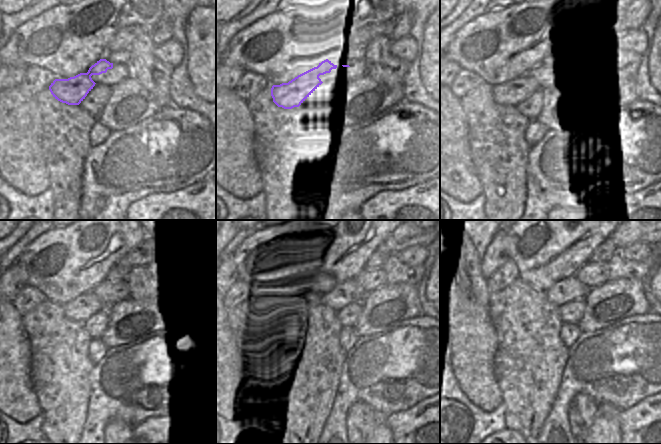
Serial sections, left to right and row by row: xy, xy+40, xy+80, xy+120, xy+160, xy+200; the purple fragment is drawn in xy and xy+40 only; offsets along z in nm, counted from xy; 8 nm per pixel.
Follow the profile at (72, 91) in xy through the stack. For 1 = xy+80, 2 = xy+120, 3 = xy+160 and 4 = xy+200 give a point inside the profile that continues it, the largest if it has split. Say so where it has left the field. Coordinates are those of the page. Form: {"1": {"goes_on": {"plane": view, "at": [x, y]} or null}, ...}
{"1": {"goes_on": {"plane": "xy+80", "at": [514, 92]}}, "2": {"goes_on": {"plane": "xy+120", "at": [83, 307]}}, "3": {"goes_on": {"plane": "xy+160", "at": [339, 293]}}, "4": {"goes_on": {"plane": "xy+200", "at": [570, 289]}}}

